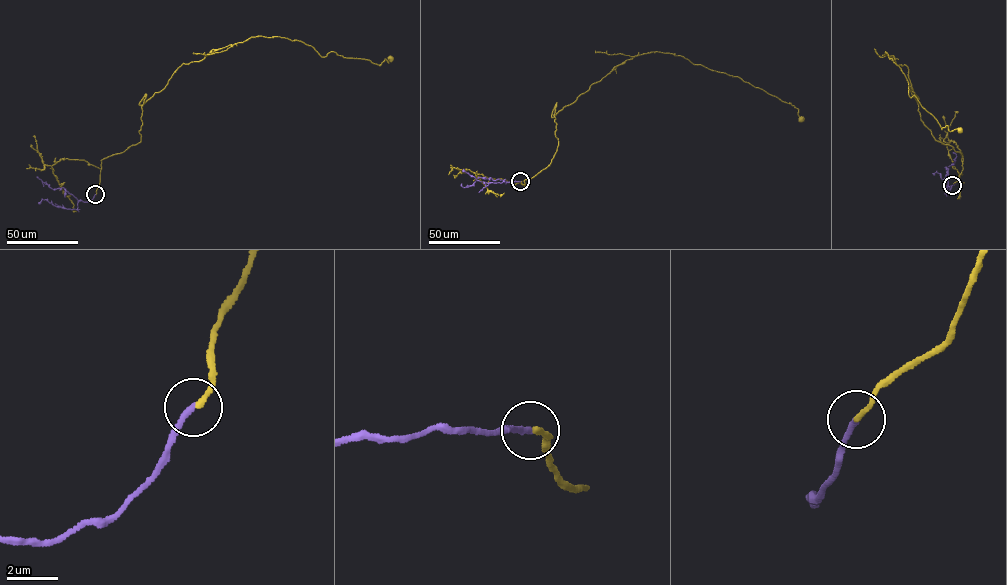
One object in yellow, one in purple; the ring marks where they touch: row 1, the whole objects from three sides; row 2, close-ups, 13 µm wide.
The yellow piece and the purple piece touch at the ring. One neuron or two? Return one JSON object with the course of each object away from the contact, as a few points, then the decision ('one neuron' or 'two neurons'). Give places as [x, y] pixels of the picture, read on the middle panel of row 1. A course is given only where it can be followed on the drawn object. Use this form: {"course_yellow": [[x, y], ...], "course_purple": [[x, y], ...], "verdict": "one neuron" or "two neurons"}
{"course_yellow": [[520, 181], [557, 149], [556, 103], [552, 117], [645, 53], [738, 76], [790, 103], [801, 120]], "course_purple": [[520, 181], [487, 183], [477, 181], [463, 169]], "verdict": "one neuron"}

